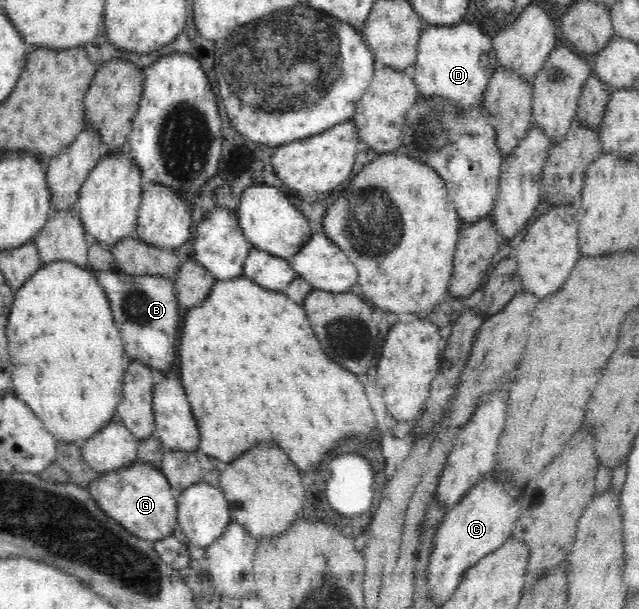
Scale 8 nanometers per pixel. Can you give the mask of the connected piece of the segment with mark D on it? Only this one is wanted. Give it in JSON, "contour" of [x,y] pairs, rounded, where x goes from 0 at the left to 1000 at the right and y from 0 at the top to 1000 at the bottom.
{"contour":[[[725,31],[710,41],[665,41],[654,66],[653,95],[645,120],[653,148],[662,159],[693,159],[718,186],[754,171],[768,123],[782,108],[770,62],[743,38]]]}

